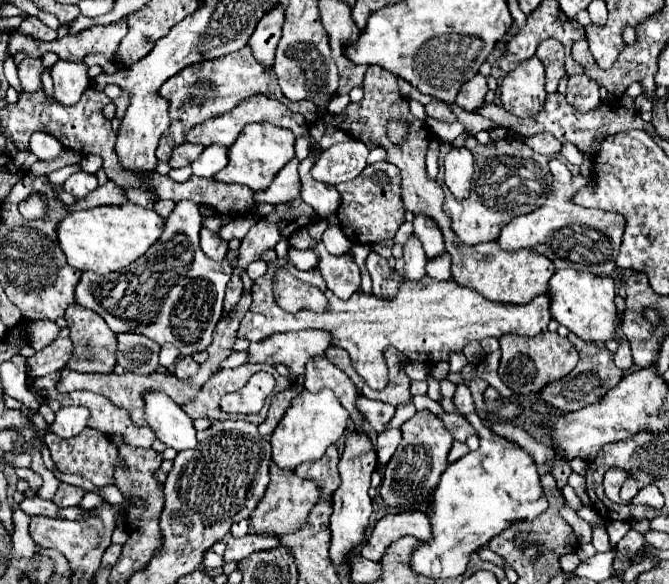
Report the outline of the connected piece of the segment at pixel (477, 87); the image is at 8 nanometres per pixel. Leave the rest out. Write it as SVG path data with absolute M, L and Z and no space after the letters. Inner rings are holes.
M474 75L470 81L466 81L466 85L462 85L462 89L458 91L456 97L456 105L462 107L464 111L474 113L474 109L480 109L484 105L484 97L488 93L488 85L486 85L486 77L482 75Z

